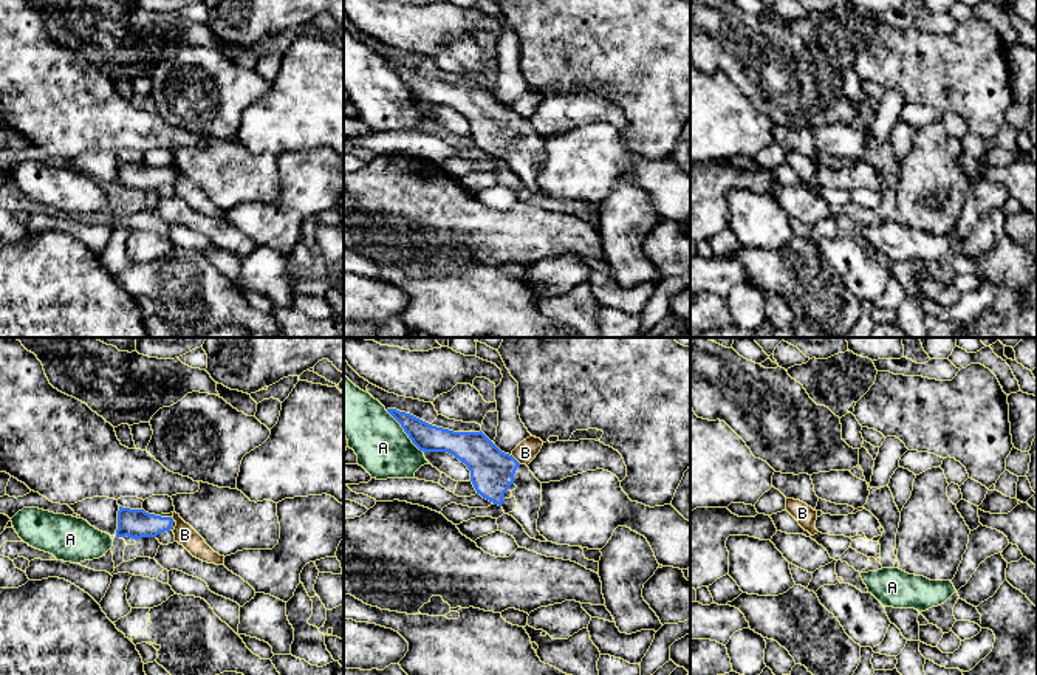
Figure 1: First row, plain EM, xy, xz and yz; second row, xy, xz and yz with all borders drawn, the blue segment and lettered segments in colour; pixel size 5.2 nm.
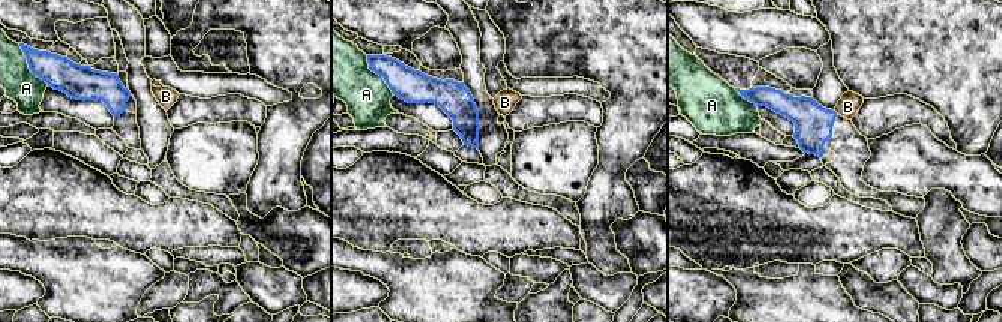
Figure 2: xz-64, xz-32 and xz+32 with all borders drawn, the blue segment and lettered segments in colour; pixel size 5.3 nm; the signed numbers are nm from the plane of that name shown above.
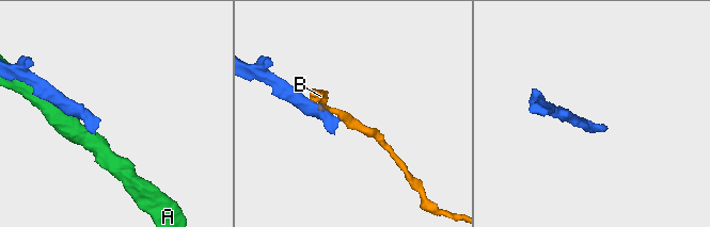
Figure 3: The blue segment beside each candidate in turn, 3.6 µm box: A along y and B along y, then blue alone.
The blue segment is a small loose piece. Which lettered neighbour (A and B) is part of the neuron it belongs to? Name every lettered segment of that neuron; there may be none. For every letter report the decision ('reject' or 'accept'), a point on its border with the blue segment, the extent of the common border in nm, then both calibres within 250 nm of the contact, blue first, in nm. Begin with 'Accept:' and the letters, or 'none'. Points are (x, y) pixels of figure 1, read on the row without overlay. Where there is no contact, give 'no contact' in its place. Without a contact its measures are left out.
Accept: none
A: reject | xz (404, 84) | 300 nm | 140/280 nm
B: reject | xz (514, 112) | 80 nm | 220/110 nm

